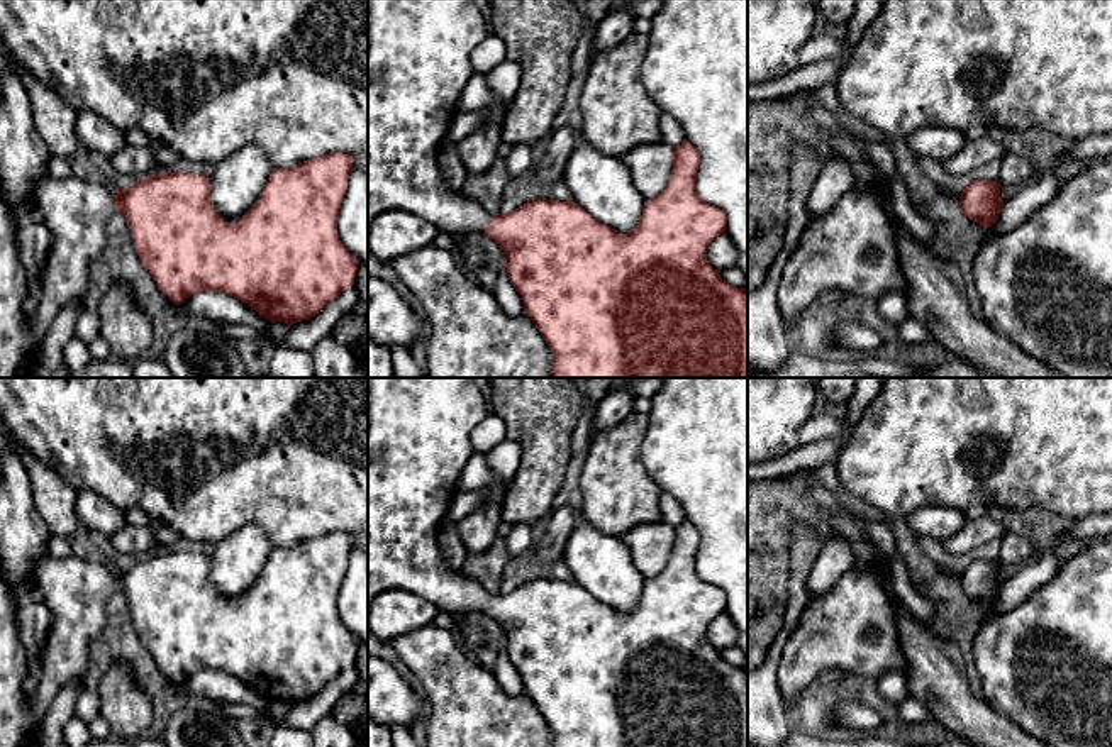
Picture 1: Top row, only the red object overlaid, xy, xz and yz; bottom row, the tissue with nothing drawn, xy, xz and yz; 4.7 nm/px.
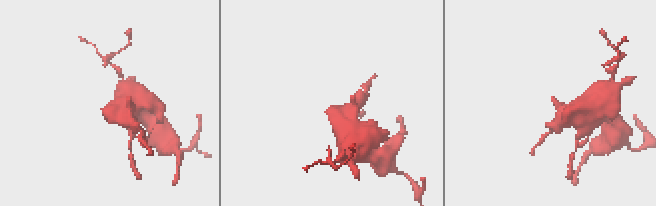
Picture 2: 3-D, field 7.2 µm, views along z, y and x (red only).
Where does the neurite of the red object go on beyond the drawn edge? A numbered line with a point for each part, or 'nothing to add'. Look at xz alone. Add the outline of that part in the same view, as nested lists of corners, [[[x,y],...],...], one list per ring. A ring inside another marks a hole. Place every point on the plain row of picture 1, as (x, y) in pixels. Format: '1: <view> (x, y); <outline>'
1: xz (419, 429); [[[368,378],[368,610],[381,591],[402,589],[449,613],[485,613],[492,595],[446,564],[437,534],[459,491],[461,473],[476,452],[470,435],[488,413],[486,400],[471,378]]]

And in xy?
1: xy (75, 590); [[[42,557],[32,581],[41,588],[53,622],[36,647],[27,647],[15,622],[14,591],[0,573],[0,747],[32,747],[39,723],[59,691],[70,683],[85,681],[92,664],[92,645],[105,627],[105,603],[115,591],[112,571],[98,561]],[[37,669],[37,686],[29,701],[25,681]]]

